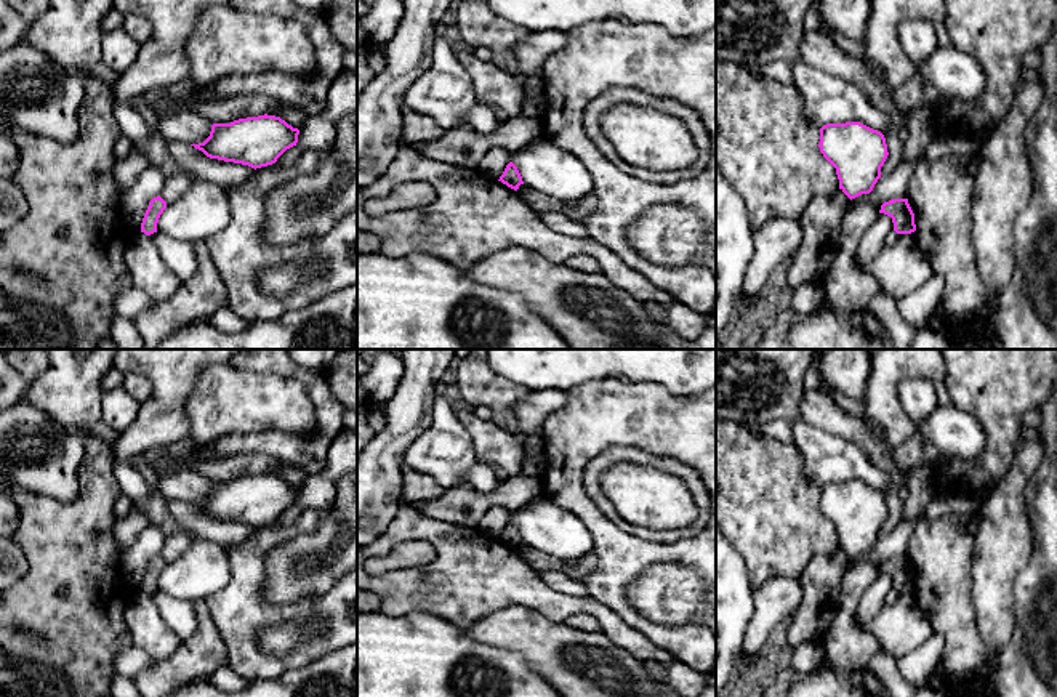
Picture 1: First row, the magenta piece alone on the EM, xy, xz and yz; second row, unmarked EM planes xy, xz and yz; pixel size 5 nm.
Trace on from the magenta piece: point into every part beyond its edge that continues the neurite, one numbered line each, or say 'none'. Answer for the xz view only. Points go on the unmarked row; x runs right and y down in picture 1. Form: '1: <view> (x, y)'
none

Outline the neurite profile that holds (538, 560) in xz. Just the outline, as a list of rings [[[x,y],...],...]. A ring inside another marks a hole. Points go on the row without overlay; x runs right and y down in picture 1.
[[[520,543],[516,551],[522,559],[525,559],[538,572],[557,570],[557,572],[564,572],[569,577],[578,580],[583,575],[597,570],[597,559],[594,556],[589,556],[583,562],[567,562],[541,550],[537,550],[527,543]]]

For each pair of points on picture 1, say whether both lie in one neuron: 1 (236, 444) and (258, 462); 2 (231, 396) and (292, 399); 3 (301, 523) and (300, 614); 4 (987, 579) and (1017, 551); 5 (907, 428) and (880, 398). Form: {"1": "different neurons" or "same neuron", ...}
{"1": "different neurons", "2": "same neuron", "3": "same neuron", "4": "same neuron", "5": "same neuron"}

